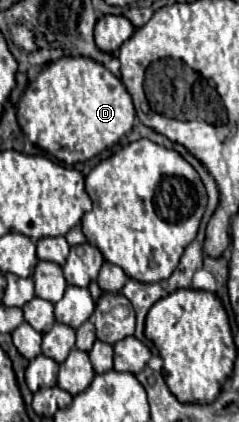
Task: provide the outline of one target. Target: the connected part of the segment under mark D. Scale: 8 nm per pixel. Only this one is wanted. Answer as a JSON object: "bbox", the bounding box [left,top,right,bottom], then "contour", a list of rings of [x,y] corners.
{"bbox":[17,56,135,166],"contour":[[[65,56],[43,66],[21,98],[17,104],[21,130],[33,144],[67,166],[87,162],[117,144],[133,128],[135,120],[135,108],[123,82],[103,64],[83,56]]]}

